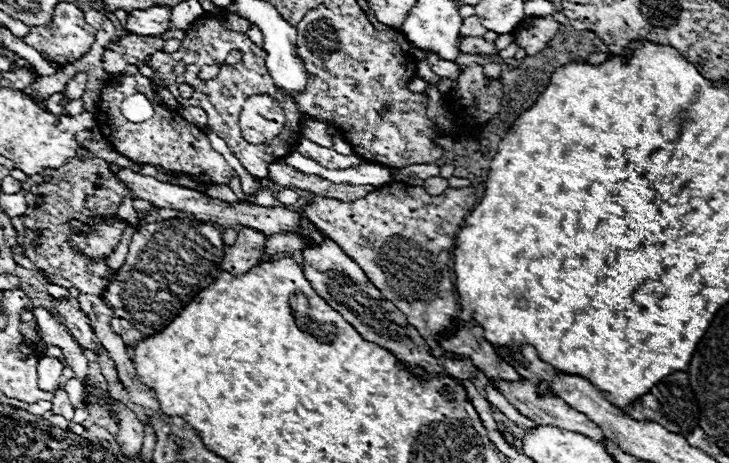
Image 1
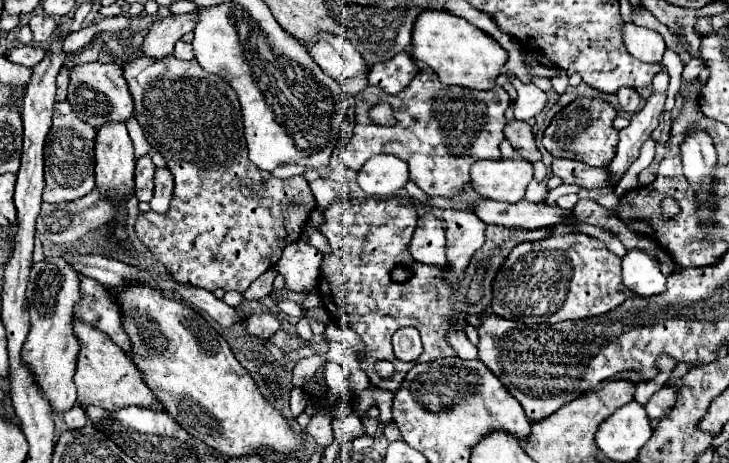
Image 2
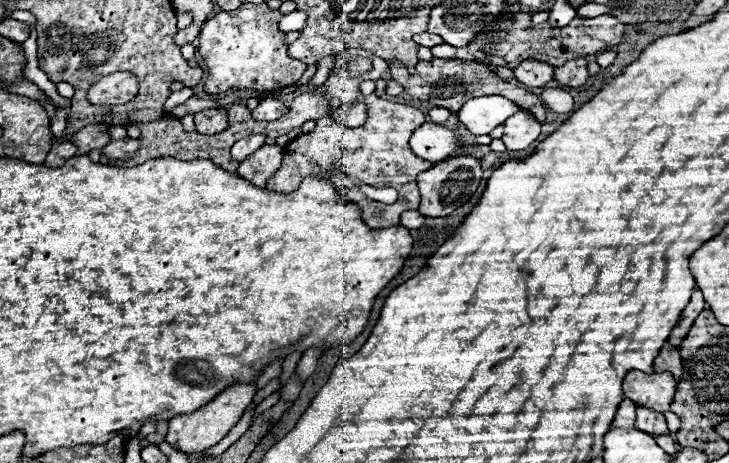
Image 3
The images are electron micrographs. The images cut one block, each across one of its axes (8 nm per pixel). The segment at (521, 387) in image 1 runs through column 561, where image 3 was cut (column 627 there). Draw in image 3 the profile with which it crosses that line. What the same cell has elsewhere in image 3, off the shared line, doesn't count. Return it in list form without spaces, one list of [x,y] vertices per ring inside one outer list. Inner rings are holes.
[[[622,400],[622,404],[618,406],[616,418],[612,422],[614,428],[632,428],[636,422],[636,412],[634,412],[634,404],[630,400]]]

